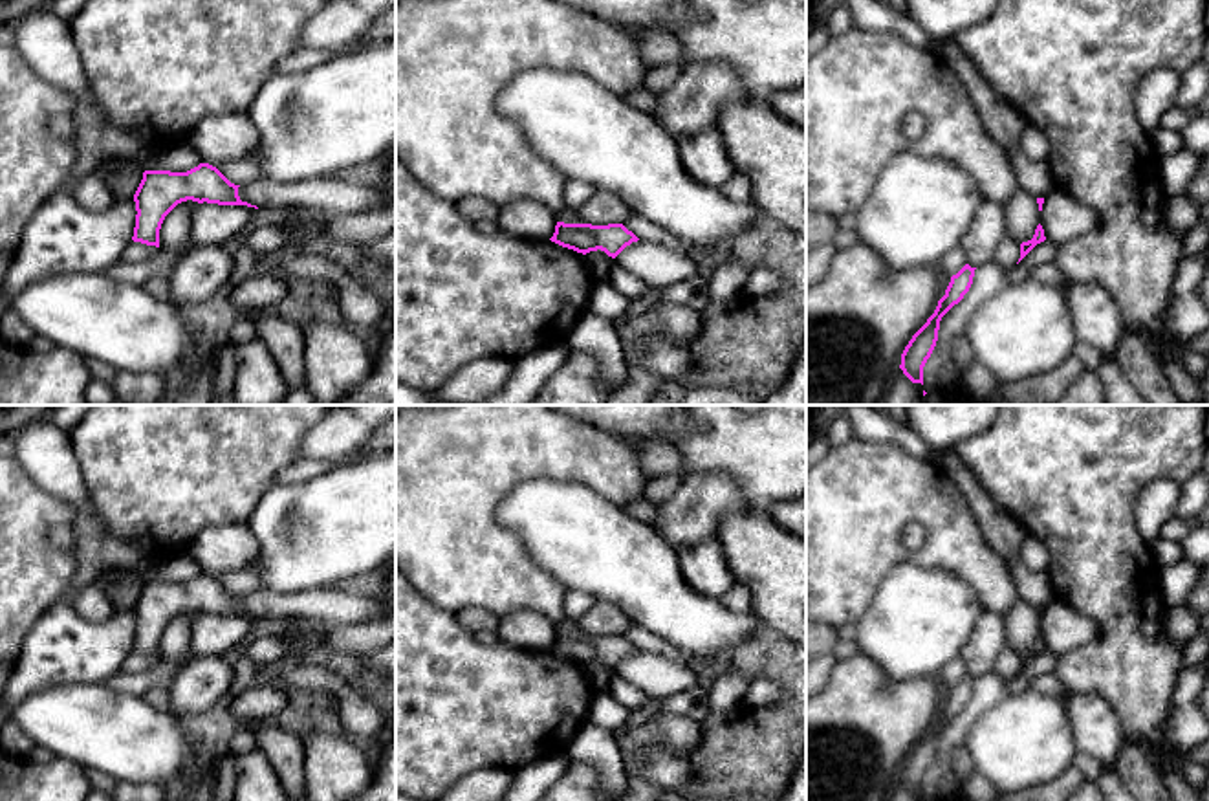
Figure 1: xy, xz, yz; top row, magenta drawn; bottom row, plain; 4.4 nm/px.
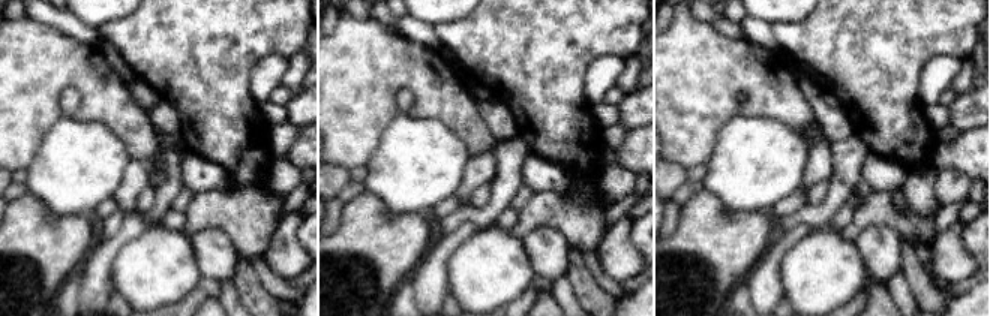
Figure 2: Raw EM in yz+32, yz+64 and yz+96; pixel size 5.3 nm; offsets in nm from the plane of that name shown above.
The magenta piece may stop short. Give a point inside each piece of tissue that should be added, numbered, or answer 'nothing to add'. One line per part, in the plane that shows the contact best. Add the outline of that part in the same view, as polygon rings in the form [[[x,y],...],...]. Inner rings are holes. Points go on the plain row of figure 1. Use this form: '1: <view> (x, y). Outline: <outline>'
nothing to add

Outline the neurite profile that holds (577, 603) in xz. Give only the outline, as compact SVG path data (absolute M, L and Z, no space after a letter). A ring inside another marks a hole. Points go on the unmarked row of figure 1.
M568 590L562 605L566 620L579 621L597 601L583 590Z

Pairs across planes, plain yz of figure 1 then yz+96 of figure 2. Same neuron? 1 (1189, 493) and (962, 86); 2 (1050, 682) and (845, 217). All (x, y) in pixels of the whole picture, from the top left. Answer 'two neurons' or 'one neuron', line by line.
1: one neuron
2: one neuron

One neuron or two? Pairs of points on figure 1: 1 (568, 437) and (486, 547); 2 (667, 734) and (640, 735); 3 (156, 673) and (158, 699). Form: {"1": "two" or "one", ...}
{"1": "one", "2": "one", "3": "two"}

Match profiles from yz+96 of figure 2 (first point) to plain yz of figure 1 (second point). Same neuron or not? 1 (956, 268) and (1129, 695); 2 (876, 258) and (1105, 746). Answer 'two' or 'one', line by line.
1: two
2: one

